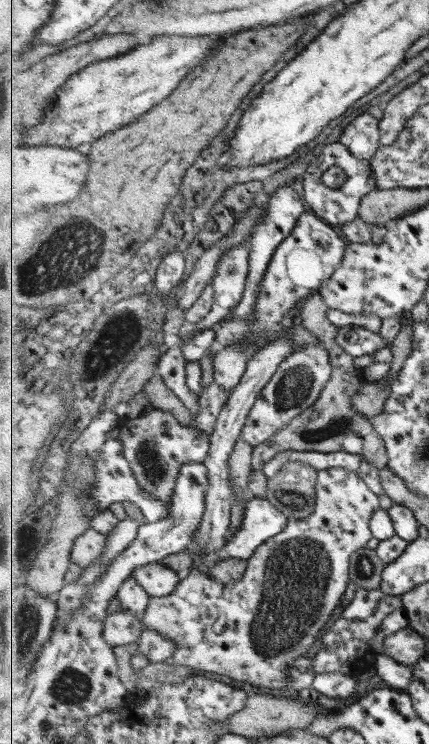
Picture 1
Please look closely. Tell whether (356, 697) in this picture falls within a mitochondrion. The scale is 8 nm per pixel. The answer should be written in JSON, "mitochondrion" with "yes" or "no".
{"mitochondrion":"no"}

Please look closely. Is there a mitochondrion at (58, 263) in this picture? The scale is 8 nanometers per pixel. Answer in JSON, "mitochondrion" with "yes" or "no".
{"mitochondrion":"yes"}

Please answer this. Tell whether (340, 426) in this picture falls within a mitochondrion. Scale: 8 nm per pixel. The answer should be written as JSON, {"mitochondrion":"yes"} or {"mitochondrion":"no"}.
{"mitochondrion":"yes"}

